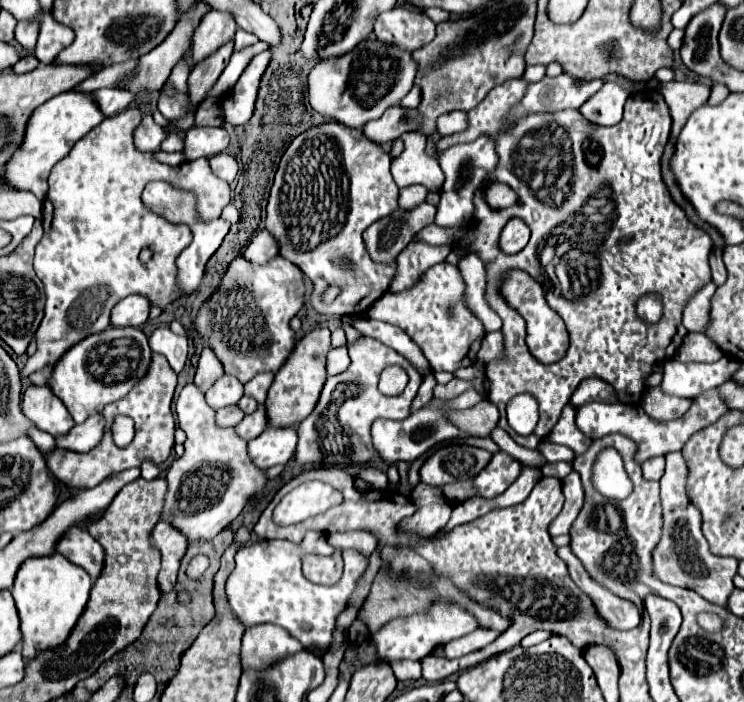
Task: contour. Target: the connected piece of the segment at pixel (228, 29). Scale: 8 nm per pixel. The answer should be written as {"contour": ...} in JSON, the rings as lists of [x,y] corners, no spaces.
{"contour":[[[216,9],[208,11],[192,35],[192,61],[200,63],[202,59],[218,51],[218,47],[234,37],[236,29],[238,27],[236,21],[232,21],[232,15]]]}

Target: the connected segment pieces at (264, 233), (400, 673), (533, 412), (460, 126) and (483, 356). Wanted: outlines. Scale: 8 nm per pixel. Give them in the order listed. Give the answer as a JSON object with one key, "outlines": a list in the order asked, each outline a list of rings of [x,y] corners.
{"outlines":[[[[262,229],[260,233],[254,235],[254,239],[248,243],[246,251],[244,251],[246,259],[250,263],[266,263],[268,259],[278,255],[278,243],[276,239],[270,235],[268,229]]],[[[400,659],[400,661],[392,661],[390,667],[398,681],[420,679],[420,661]]],[[[528,393],[516,395],[508,403],[506,413],[508,413],[510,427],[516,429],[520,435],[530,435],[538,423],[538,403]]],[[[452,111],[452,113],[440,115],[440,119],[438,119],[438,133],[440,135],[460,133],[460,131],[466,129],[466,125],[468,125],[466,113],[464,111]]],[[[494,331],[494,333],[488,333],[484,339],[482,339],[482,347],[478,351],[478,359],[482,363],[490,363],[494,359],[500,359],[502,357],[502,333],[500,331]]]]}

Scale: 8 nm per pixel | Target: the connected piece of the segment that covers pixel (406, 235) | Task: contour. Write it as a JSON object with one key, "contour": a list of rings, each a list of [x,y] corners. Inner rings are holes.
{"contour":[[[422,203],[412,211],[396,209],[392,215],[376,221],[364,231],[364,243],[370,259],[376,263],[392,263],[400,251],[412,241],[414,233],[434,221],[436,207]]]}

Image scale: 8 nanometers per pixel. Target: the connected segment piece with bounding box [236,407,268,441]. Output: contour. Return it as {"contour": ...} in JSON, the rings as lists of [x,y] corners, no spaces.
{"contour":[[[260,407],[258,411],[254,411],[252,415],[246,415],[242,419],[242,423],[236,427],[236,435],[242,437],[244,441],[250,441],[250,439],[256,439],[256,435],[260,435],[266,427],[266,411],[264,407]]]}

